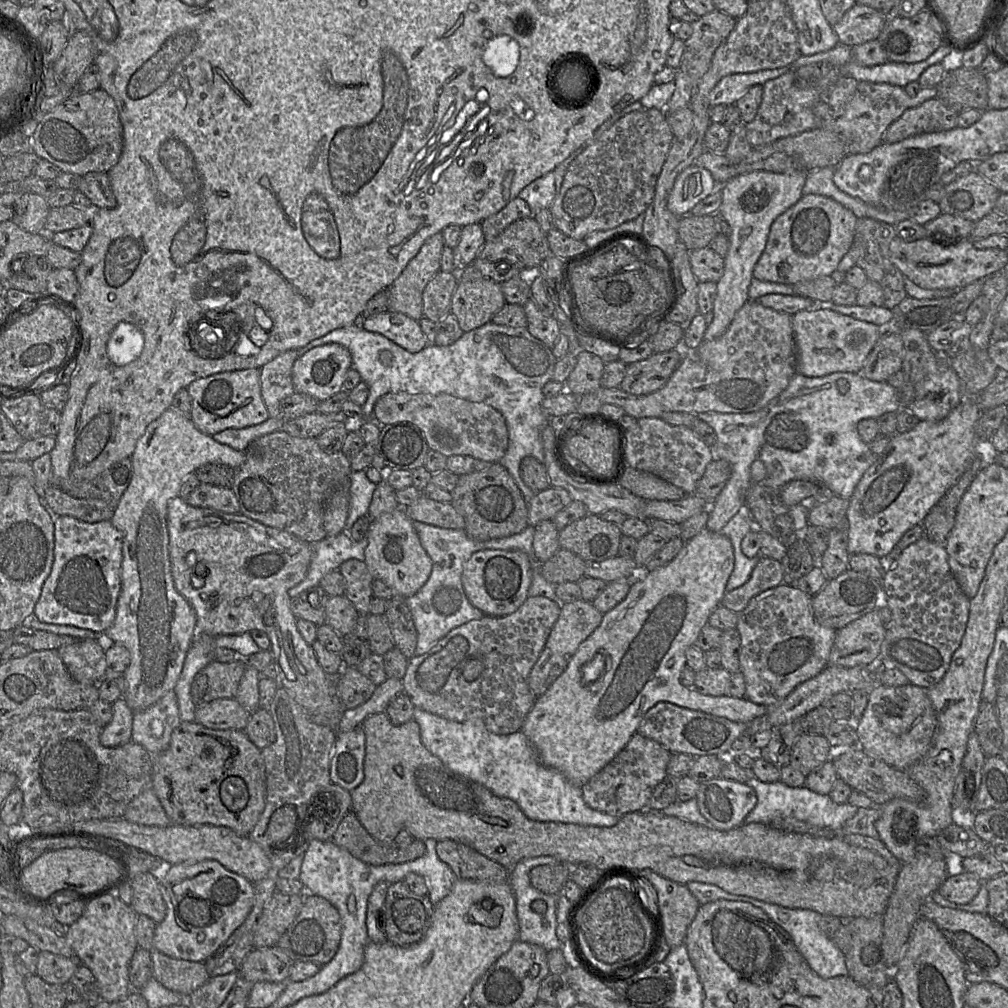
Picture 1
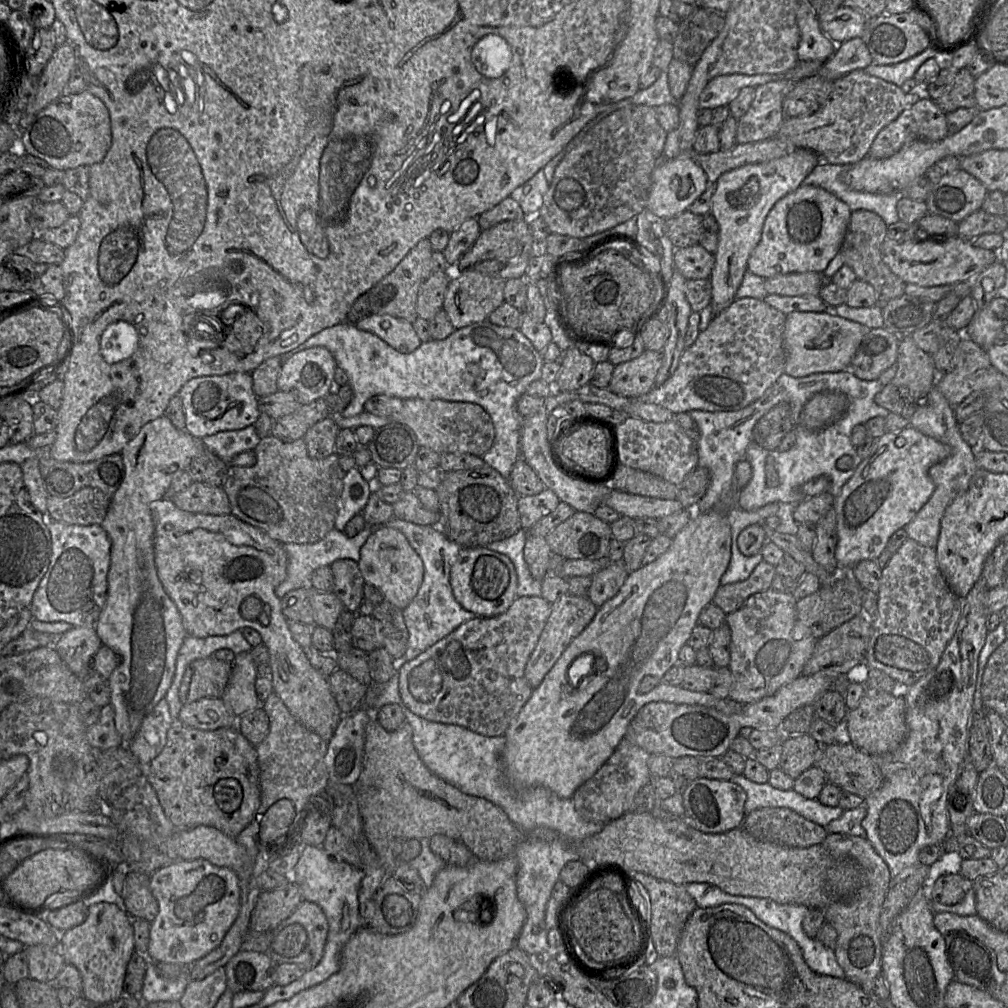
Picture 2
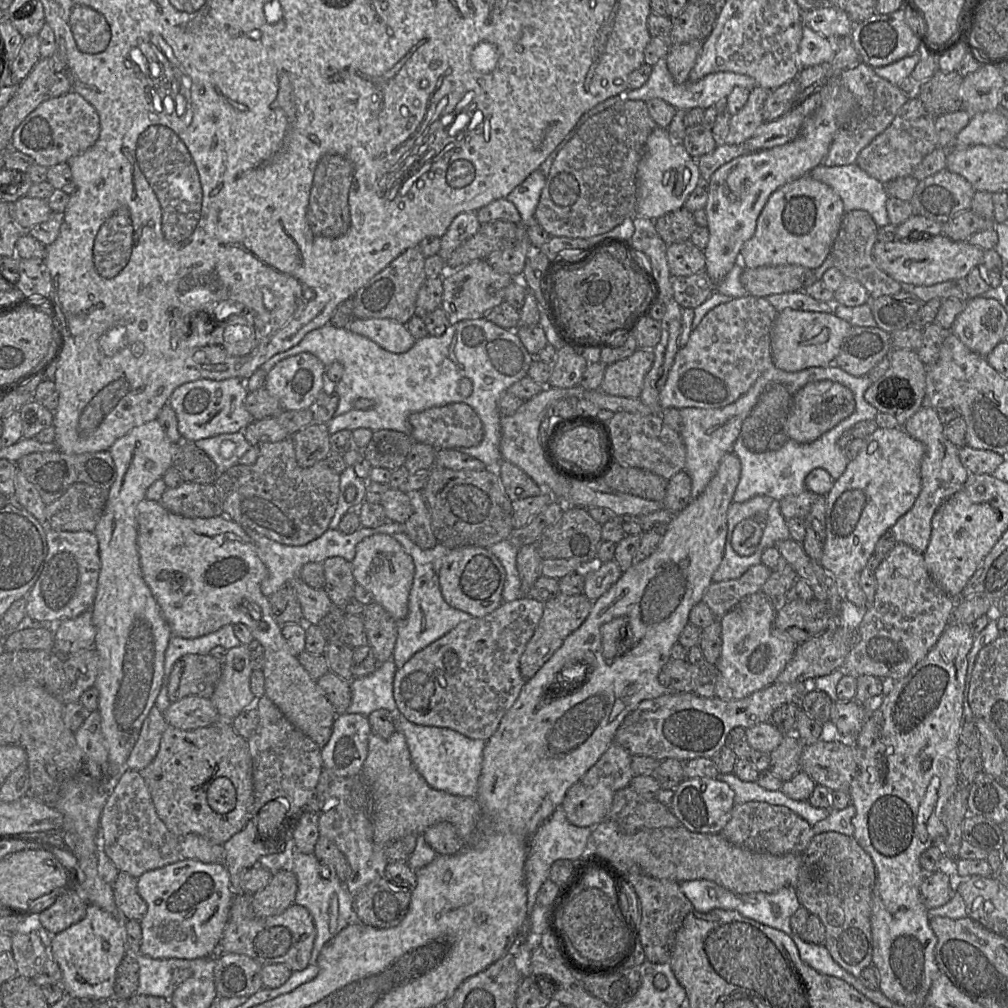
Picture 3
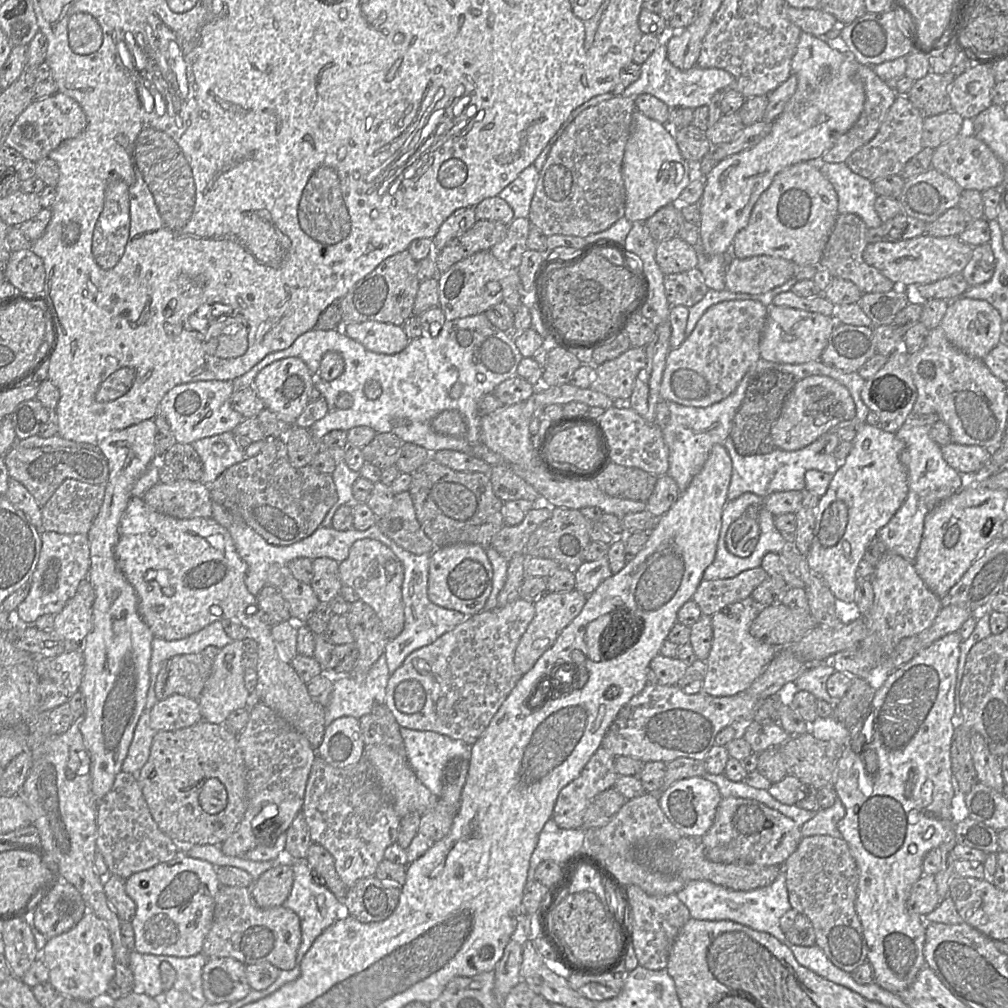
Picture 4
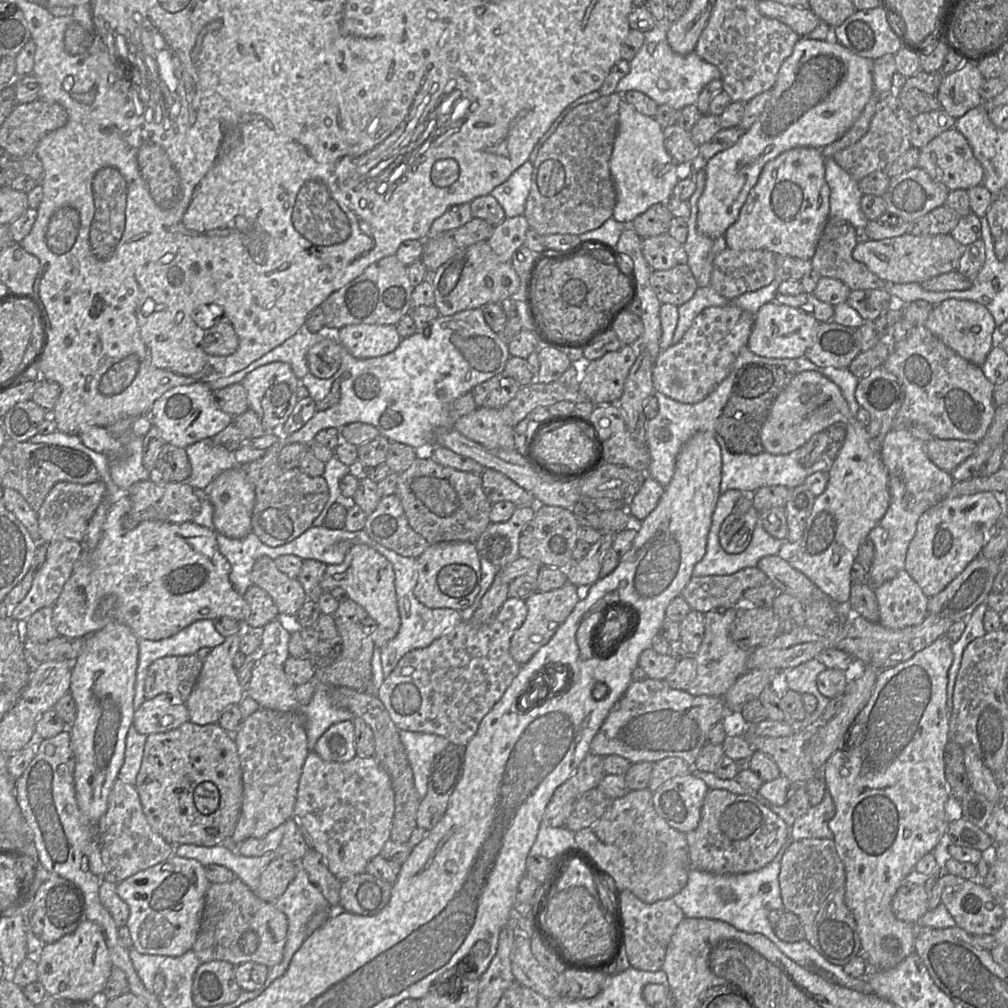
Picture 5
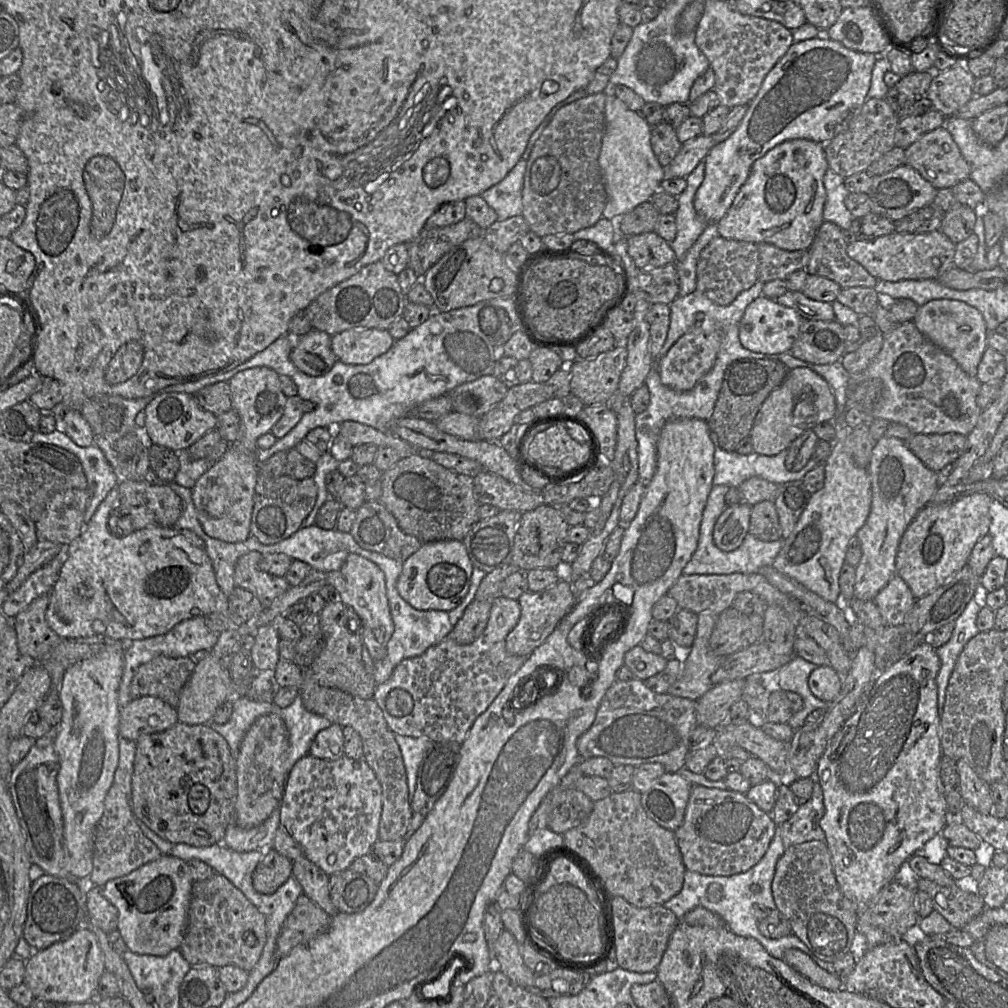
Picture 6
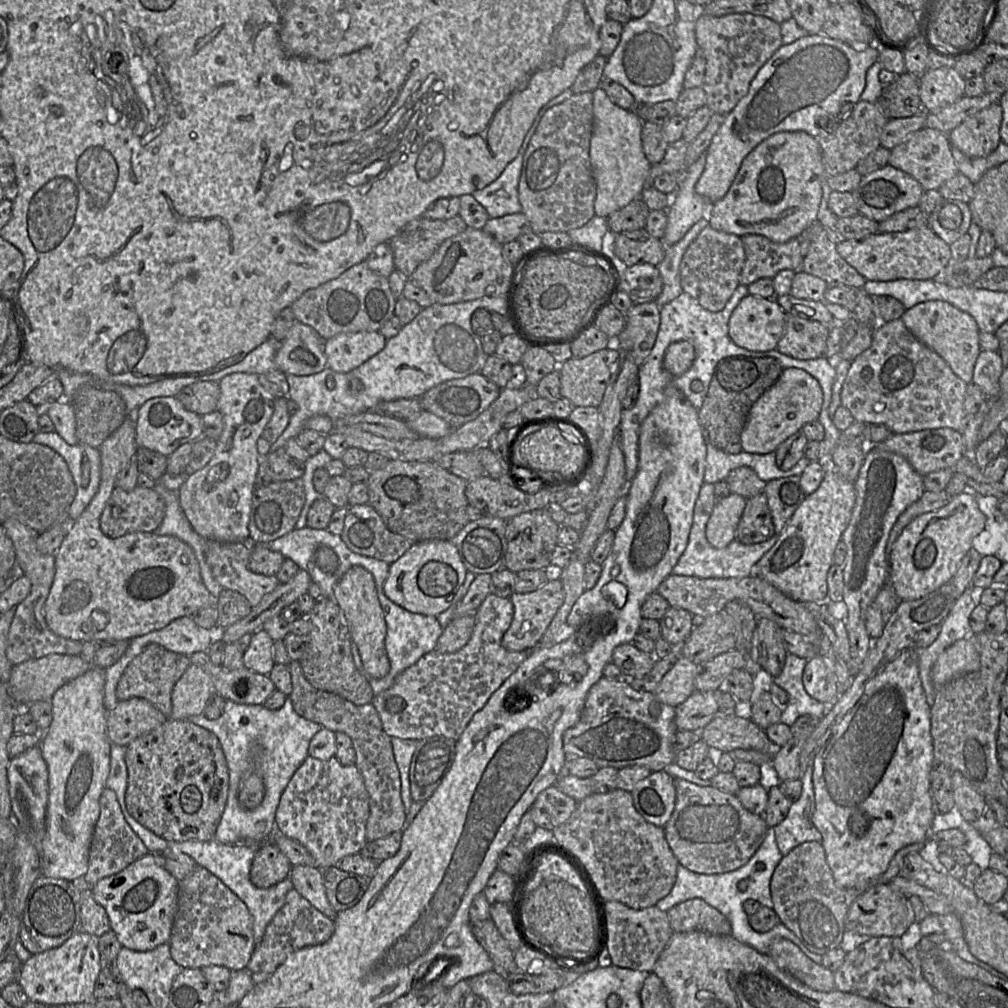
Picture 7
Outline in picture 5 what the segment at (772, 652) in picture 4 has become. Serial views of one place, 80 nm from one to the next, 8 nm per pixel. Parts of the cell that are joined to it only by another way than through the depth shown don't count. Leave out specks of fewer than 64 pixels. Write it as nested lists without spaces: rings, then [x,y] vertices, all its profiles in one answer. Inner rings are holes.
[[[739,605],[732,608],[720,608],[705,613],[704,637],[700,648],[693,658],[696,661],[696,677],[685,692],[694,696],[722,697],[735,681],[747,672],[747,659],[750,650],[739,647],[730,637],[730,626],[735,620]]]

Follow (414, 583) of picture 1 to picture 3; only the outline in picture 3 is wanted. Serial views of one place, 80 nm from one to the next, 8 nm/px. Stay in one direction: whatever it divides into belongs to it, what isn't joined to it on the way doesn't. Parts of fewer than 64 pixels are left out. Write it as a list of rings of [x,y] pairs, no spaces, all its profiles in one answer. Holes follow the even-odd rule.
[[[375,534],[364,538],[356,545],[355,556],[350,563],[356,584],[370,592],[374,602],[380,604],[396,622],[406,617],[415,567],[411,556],[396,539],[388,534]]]

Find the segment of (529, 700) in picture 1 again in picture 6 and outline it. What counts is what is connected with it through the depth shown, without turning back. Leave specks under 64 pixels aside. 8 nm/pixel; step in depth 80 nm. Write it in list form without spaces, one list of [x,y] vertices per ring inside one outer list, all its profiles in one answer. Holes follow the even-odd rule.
[[[497,597],[492,600],[485,629],[472,643],[460,645],[446,637],[423,654],[402,660],[387,681],[376,685],[373,696],[389,729],[398,735],[461,744],[476,718],[528,658],[508,653],[505,646],[506,637],[517,625],[520,614],[517,600]]]

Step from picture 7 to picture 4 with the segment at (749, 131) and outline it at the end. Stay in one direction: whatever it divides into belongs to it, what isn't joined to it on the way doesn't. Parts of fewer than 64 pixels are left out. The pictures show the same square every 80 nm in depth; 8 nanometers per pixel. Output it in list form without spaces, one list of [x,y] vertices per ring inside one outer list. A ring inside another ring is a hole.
[[[801,33],[791,63],[792,74],[797,78],[797,88],[783,111],[772,122],[770,131],[755,146],[720,160],[705,177],[704,193],[699,201],[699,231],[702,249],[707,255],[731,251],[734,237],[747,225],[757,200],[779,172],[799,162],[821,161],[822,155],[838,138],[853,127],[863,111],[866,100],[863,84],[857,79],[856,74],[859,64],[854,56],[844,49],[842,40],[837,49],[832,49],[820,37]]]

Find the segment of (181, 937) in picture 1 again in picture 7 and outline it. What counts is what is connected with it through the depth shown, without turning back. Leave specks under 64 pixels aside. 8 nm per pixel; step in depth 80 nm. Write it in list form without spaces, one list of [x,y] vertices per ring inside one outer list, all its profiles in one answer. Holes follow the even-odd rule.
[[[147,853],[119,873],[102,878],[91,890],[94,900],[105,909],[111,930],[122,946],[148,951],[170,940],[179,881],[165,869],[160,853]]]

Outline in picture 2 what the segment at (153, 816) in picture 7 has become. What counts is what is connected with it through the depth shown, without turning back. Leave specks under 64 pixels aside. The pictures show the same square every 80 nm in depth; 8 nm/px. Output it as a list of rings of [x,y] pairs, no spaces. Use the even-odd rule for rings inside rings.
[[[175,722],[167,732],[166,744],[160,754],[145,766],[145,775],[155,790],[166,817],[178,830],[204,825],[235,838],[252,821],[261,803],[256,746],[237,727],[201,730]]]

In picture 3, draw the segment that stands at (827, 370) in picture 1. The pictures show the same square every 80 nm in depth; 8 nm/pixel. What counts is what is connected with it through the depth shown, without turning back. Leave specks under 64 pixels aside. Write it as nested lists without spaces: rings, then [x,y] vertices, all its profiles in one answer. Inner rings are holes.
[[[783,309],[778,313],[771,332],[773,362],[776,367],[789,372],[832,365],[852,327],[834,313]]]

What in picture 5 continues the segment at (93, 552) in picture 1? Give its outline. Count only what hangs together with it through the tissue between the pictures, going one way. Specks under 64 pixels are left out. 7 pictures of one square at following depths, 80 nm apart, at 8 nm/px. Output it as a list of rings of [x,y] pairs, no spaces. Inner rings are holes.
[[[73,540],[48,543],[46,559],[28,594],[11,610],[9,617],[24,623],[41,608],[53,607],[84,550],[83,543]]]

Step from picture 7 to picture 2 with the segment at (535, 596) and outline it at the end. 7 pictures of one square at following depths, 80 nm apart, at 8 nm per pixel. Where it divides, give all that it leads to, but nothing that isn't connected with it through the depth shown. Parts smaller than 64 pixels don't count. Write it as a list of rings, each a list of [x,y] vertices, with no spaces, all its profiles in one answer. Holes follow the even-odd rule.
[[[566,595],[551,604],[551,614],[524,669],[524,676],[532,689],[541,684],[570,642],[590,624],[597,610],[588,597]]]

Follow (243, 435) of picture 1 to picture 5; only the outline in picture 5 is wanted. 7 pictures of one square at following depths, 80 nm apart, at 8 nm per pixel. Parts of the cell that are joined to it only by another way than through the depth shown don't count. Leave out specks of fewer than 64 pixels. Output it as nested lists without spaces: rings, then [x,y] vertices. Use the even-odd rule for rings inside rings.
[[[211,438],[202,439],[185,448],[191,464],[191,474],[186,482],[194,489],[204,490],[222,472],[238,467],[234,451],[216,445]]]

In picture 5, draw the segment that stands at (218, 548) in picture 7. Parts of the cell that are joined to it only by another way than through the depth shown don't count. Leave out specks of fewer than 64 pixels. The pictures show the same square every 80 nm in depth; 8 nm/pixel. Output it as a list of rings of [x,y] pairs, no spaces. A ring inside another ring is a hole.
[[[261,557],[254,563],[251,581],[271,596],[280,614],[294,616],[308,600],[302,585],[280,572],[269,557]]]

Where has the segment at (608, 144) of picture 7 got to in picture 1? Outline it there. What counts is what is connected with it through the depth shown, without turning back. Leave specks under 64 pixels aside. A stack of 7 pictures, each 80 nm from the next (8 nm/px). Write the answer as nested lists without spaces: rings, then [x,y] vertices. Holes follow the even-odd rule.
[[[692,164],[676,178],[667,198],[667,208],[677,217],[685,216],[717,186],[721,188],[707,169]]]

